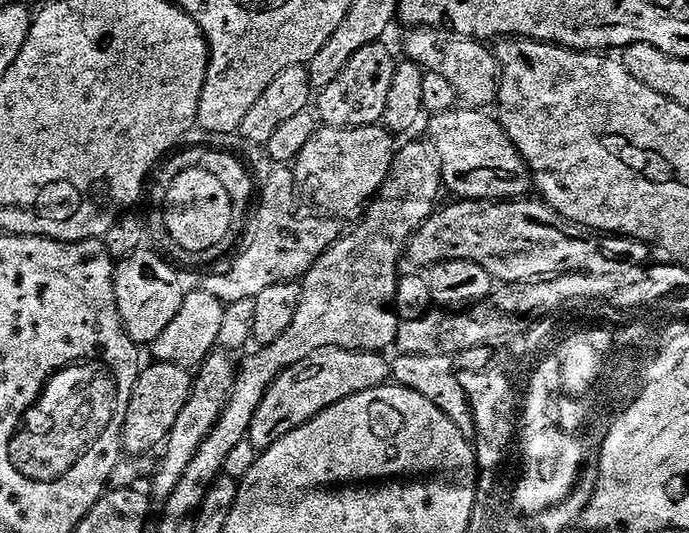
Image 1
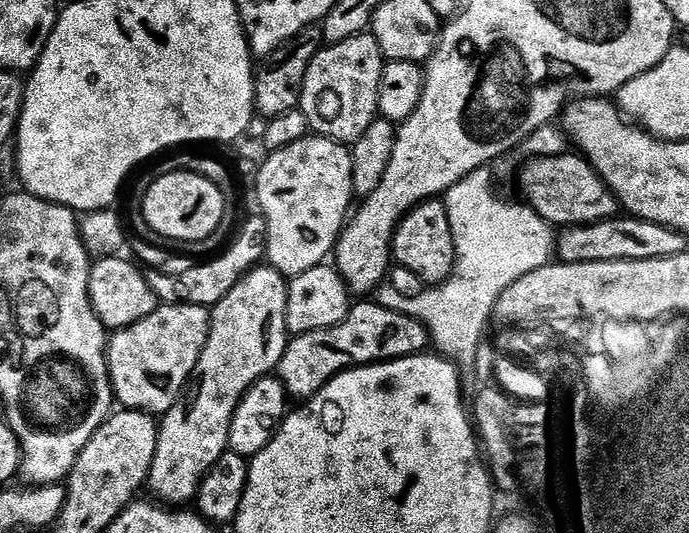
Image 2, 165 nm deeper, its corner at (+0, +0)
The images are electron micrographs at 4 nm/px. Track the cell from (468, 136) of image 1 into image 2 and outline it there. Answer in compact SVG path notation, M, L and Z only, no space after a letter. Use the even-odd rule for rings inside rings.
M583 155L533 156L525 159L520 172L520 188L528 207L533 208L549 225L593 224L617 215L618 201L606 182L592 169Z

